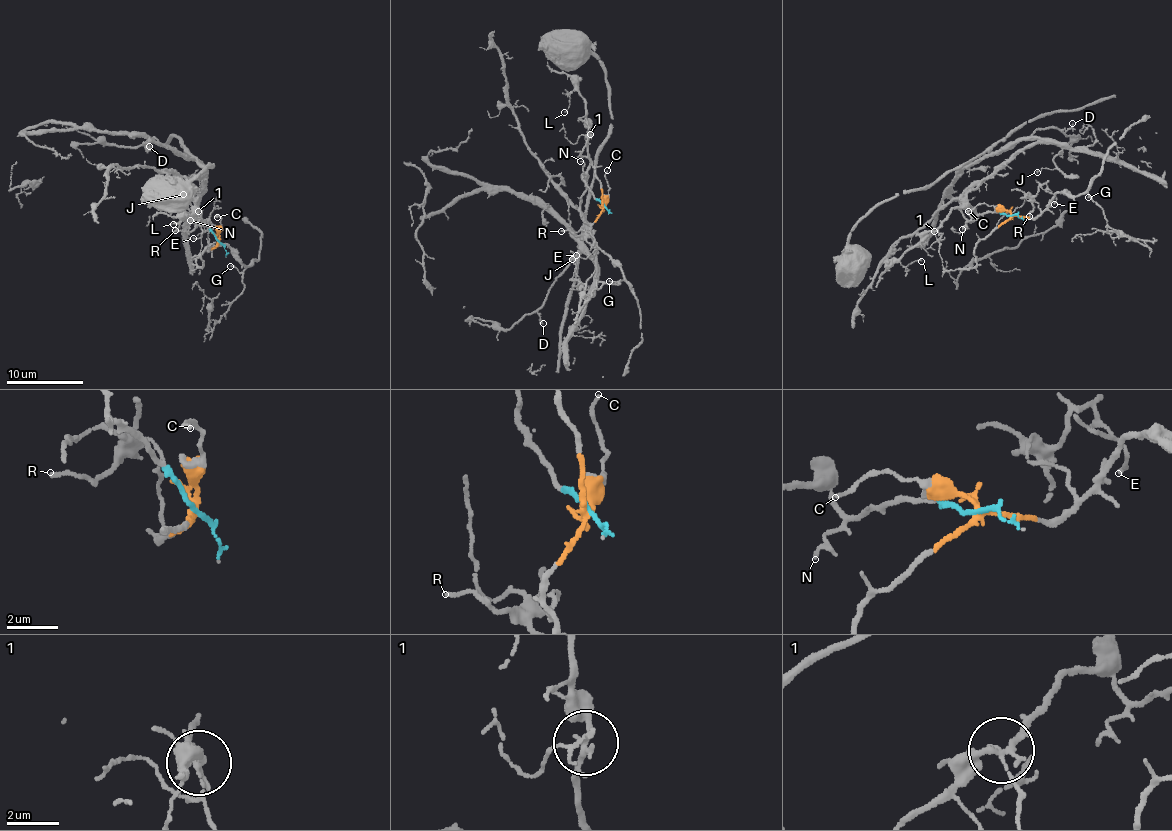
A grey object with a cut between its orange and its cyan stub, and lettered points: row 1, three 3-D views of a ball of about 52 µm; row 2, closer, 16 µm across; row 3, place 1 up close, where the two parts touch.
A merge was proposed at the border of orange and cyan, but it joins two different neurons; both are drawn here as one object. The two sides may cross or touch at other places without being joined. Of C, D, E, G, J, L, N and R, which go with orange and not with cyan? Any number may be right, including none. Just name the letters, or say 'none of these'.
C, E, G, R

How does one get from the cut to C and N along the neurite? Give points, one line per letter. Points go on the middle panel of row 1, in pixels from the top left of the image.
C: (603, 207), (603, 196), (610, 188), (607, 170)
N: (603, 207), (603, 202), (593, 194), (583, 177), (584, 164), (580, 161)

